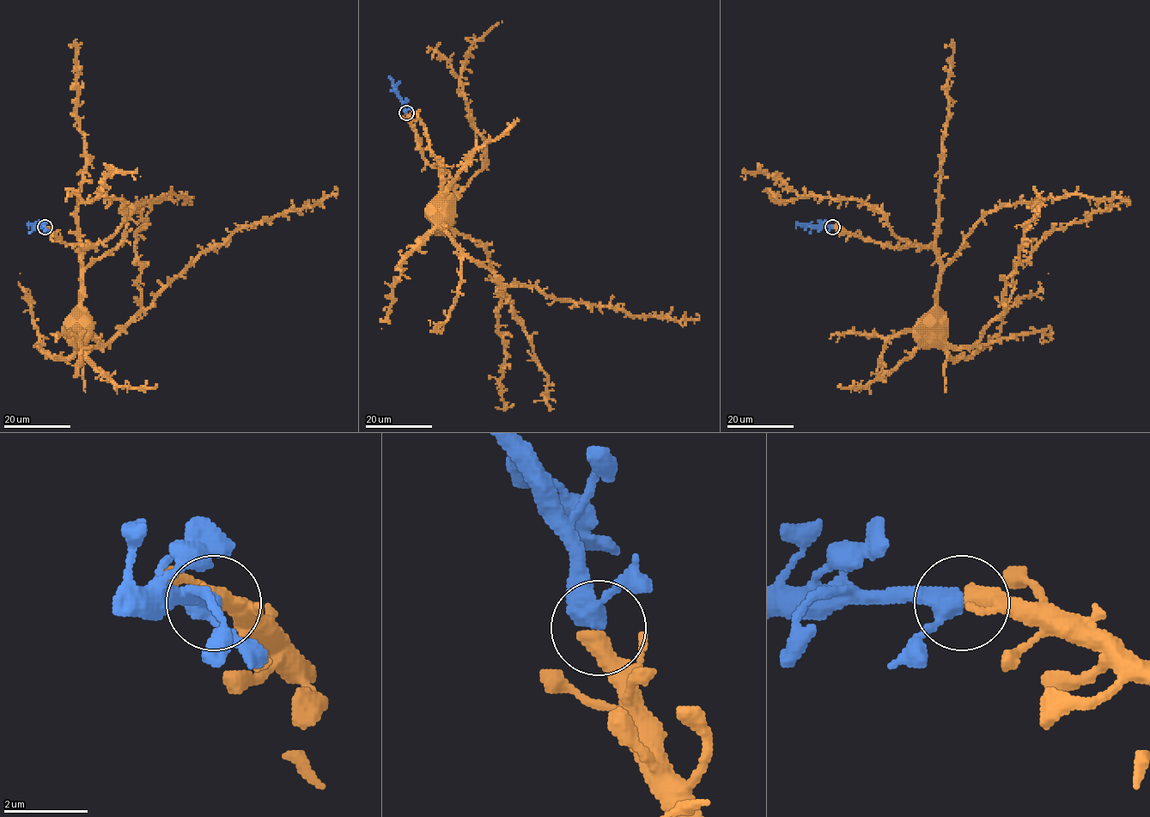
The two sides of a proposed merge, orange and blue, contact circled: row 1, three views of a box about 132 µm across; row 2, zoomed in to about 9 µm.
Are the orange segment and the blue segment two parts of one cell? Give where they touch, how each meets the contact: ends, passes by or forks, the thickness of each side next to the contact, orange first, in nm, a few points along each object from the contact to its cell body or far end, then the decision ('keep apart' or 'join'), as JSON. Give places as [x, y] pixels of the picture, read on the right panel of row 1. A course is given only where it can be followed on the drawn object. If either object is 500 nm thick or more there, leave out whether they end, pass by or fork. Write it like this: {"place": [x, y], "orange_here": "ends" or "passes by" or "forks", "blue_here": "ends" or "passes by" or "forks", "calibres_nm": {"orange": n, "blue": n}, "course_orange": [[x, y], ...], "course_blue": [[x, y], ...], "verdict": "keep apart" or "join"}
{"place": [832, 227], "calibres_nm": {"orange": 500, "blue": 380}, "course_orange": [[833, 227], [892, 247], [930, 246], [946, 341], [971, 346], [1004, 311], [1005, 281], [1039, 206], [1033, 186]], "course_blue": [[832, 227], [800, 224], [796, 228]], "verdict": "join"}

